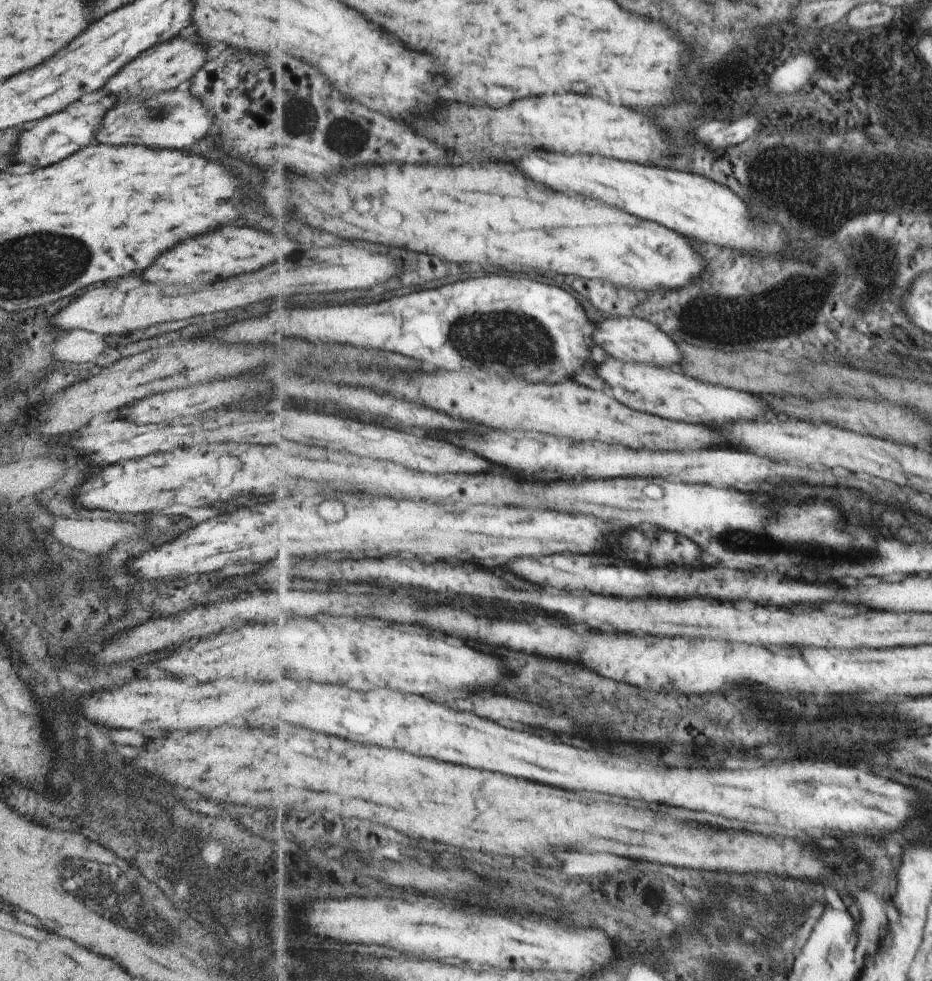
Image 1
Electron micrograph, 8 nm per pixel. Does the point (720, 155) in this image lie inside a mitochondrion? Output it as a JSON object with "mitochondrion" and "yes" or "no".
{"mitochondrion":"no"}

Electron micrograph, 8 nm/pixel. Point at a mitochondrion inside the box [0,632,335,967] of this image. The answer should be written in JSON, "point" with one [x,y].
{"point":[101,907]}

